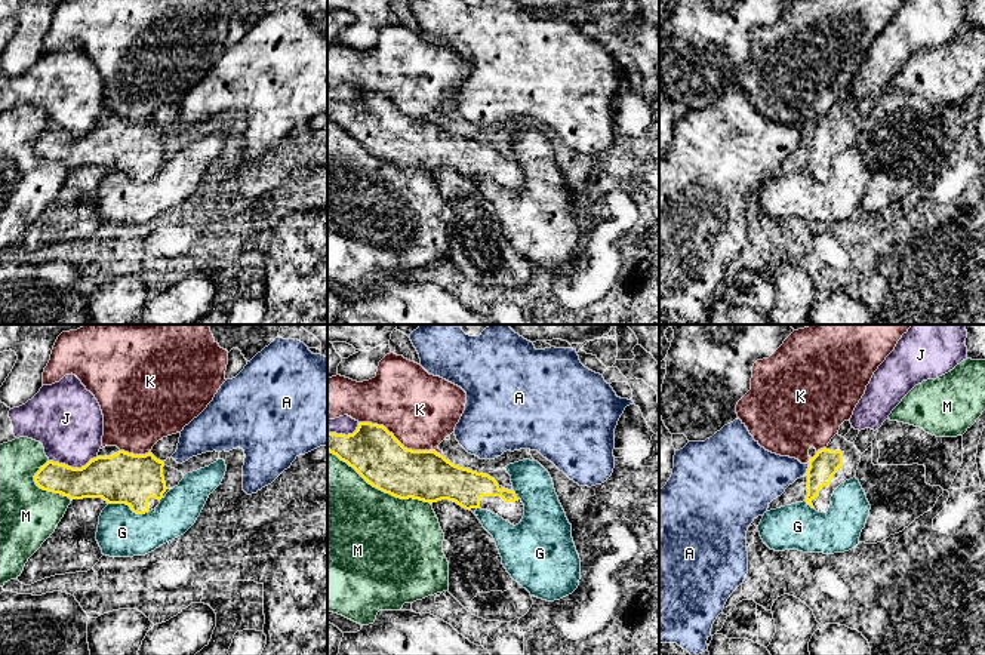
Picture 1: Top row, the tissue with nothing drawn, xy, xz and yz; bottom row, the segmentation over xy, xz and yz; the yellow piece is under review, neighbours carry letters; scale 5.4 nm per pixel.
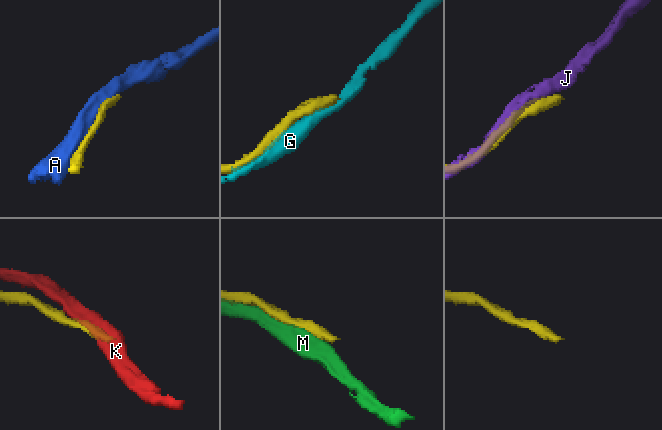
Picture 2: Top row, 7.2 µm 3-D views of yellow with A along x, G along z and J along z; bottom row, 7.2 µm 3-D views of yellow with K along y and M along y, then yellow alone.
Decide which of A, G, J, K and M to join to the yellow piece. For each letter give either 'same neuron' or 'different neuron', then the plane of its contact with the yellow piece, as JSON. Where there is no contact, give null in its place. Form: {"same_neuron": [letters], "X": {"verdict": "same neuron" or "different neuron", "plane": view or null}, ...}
{"same_neuron": [], "A": {"verdict": "different neuron", "plane": "yz"}, "G": {"verdict": "different neuron", "plane": "xy"}, "J": {"verdict": "different neuron", "plane": "xy"}, "K": {"verdict": "different neuron", "plane": "xz"}, "M": {"verdict": "different neuron", "plane": "xz"}}

